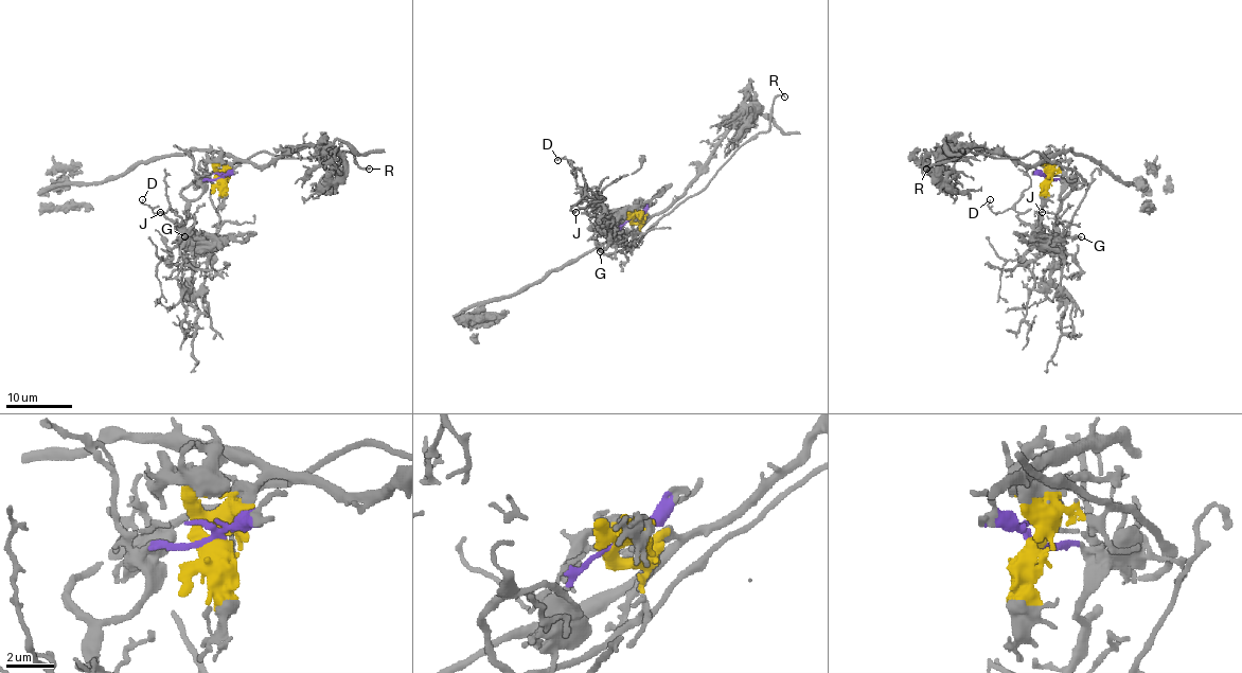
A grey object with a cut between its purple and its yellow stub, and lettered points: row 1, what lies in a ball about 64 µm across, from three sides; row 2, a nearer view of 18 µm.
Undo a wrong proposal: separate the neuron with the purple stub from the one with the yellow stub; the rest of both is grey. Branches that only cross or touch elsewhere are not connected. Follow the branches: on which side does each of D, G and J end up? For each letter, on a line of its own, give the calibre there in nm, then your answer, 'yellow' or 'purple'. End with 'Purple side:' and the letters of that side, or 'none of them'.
D: 130 nm | purple
G: 170 nm | purple
J: 160 nm | purple
Purple side: D, G, J

